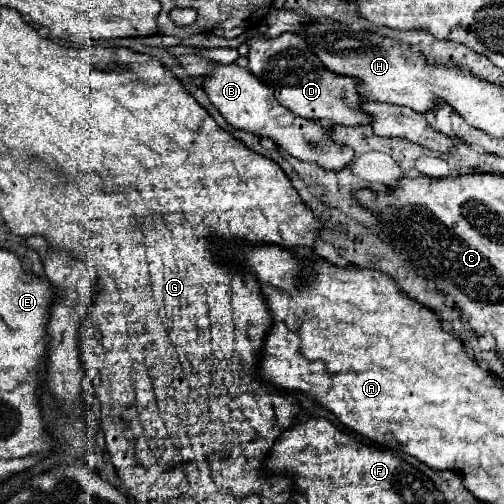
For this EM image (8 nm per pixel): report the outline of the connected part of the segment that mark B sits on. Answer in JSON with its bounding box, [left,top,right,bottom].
[202,62,354,170]

